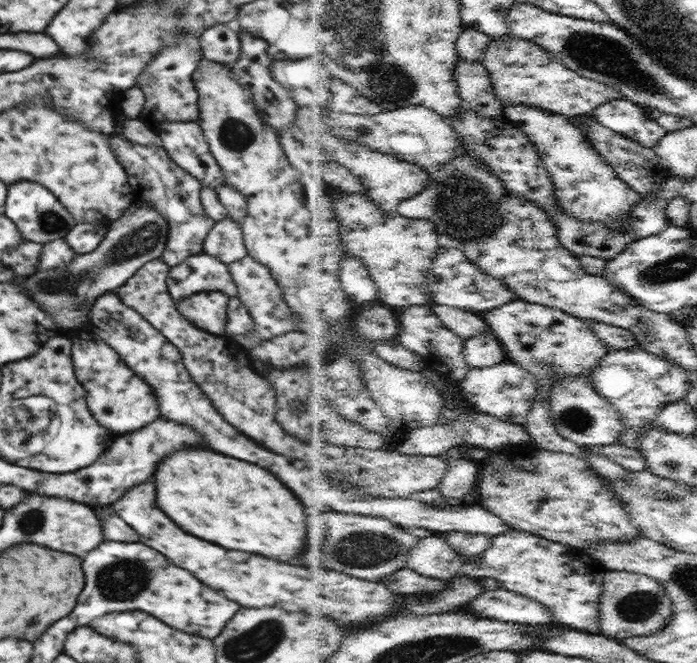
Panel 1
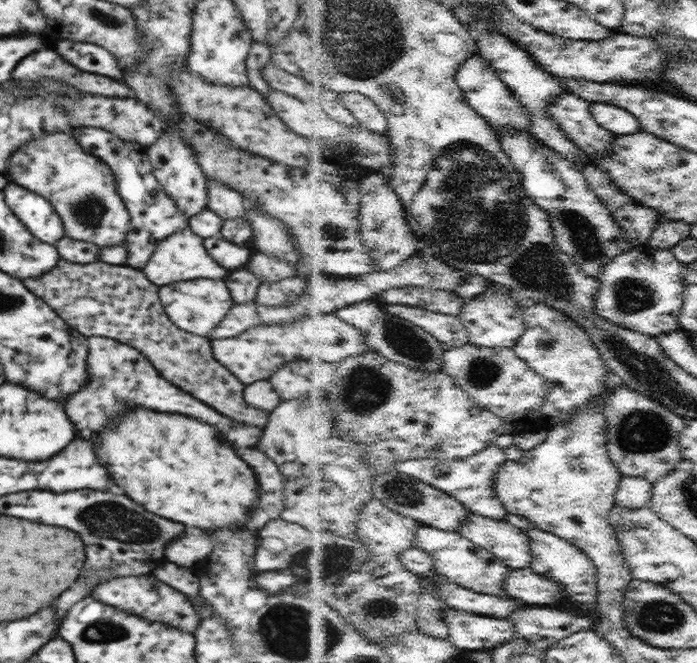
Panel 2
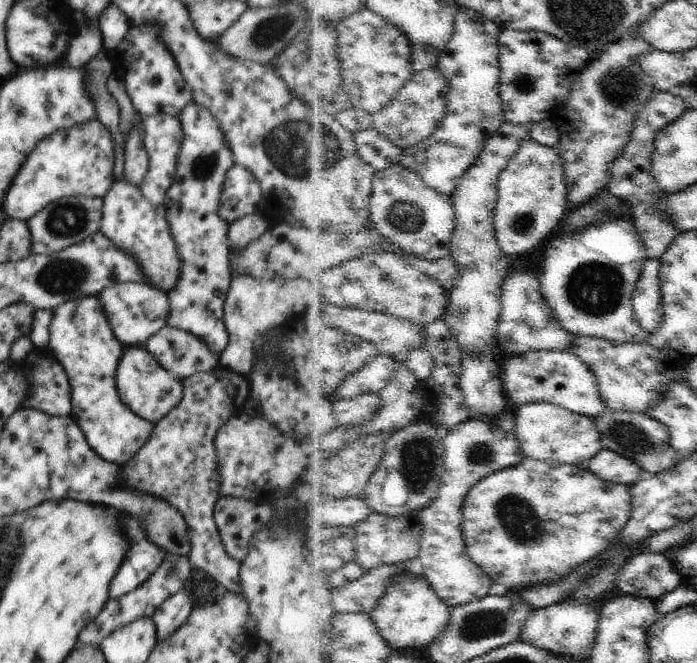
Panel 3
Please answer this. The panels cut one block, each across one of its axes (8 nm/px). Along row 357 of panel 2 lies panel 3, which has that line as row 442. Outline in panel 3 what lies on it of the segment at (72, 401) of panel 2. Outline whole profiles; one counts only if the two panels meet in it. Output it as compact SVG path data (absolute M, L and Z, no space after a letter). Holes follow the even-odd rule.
M98 295L68 300L54 308L50 324L49 347L64 368L71 386L70 416L78 423L86 442L100 458L126 464L148 442L154 422L130 410L120 398L116 386L116 369L124 347L114 336Z

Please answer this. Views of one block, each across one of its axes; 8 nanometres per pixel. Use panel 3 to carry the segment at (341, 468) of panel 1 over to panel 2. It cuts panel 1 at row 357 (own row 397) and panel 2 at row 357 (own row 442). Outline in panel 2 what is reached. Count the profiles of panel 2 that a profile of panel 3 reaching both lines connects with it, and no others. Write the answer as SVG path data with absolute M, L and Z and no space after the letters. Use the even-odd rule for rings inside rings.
M61 258L52 270L50 272L44 274L44 276L36 277L36 278L30 278L30 279L24 279L22 281L27 289L30 289L30 292L33 292L38 298L43 298L44 302L48 303L48 306L56 312L66 324L68 324L69 327L75 328L80 334L83 334L85 337L88 336L103 336L104 338L111 338L112 340L117 340L118 342L121 342L122 344L128 344L132 348L135 348L136 350L139 350L155 367L155 369L159 372L160 375L162 375L162 378L166 378L168 382L171 382L174 384L174 386L178 386L178 388L182 388L184 392L190 392L194 398L198 398L198 400L202 400L204 404L208 404L218 412L218 414L222 414L222 416L226 416L226 418L230 418L232 420L238 421L239 423L245 424L245 425L252 425L257 426L260 428L260 430L264 430L266 423L268 422L268 419L270 419L270 413L268 413L267 410L260 410L259 408L254 408L253 406L250 406L243 397L243 390L245 387L245 384L236 378L234 374L232 374L225 366L222 366L214 357L213 352L211 349L211 339L208 337L203 337L200 335L195 335L191 332L186 332L185 330L182 330L181 328L178 328L169 318L168 315L164 312L164 307L162 306L162 303L160 302L159 296L158 296L158 289L159 286L156 284L150 283L146 277L144 277L144 273L142 273L142 270L140 269L134 269L130 266L126 265L111 265L105 262L102 262L100 260L96 262L92 262L90 264L78 264L77 262L68 262L67 260L64 260Z

